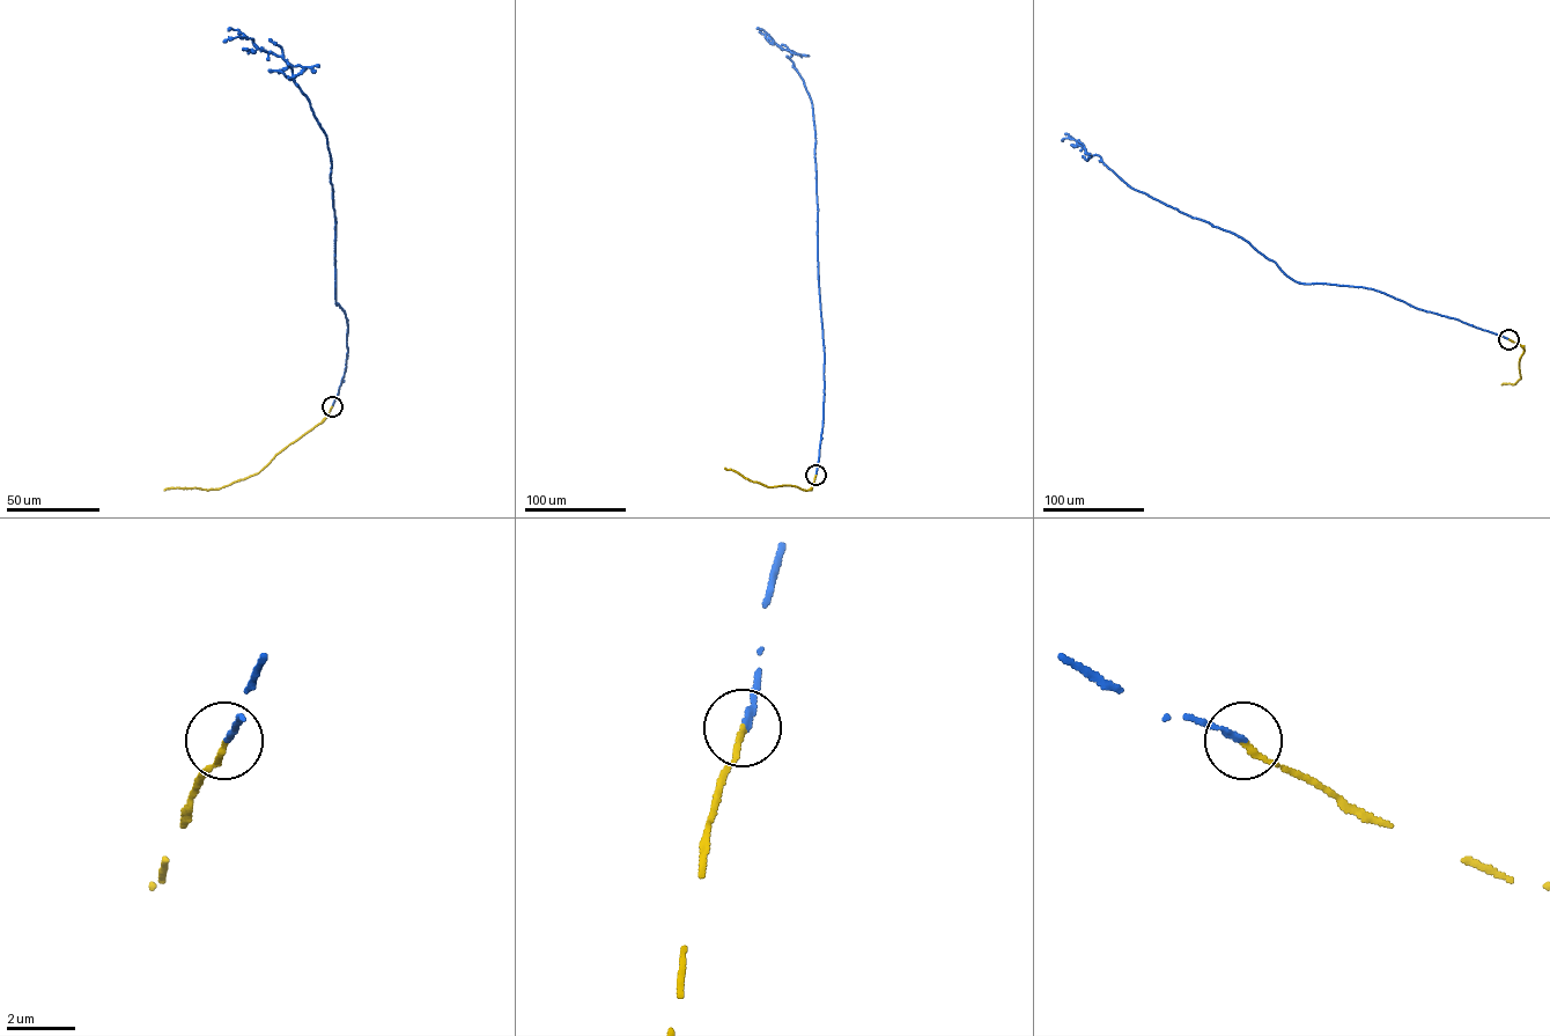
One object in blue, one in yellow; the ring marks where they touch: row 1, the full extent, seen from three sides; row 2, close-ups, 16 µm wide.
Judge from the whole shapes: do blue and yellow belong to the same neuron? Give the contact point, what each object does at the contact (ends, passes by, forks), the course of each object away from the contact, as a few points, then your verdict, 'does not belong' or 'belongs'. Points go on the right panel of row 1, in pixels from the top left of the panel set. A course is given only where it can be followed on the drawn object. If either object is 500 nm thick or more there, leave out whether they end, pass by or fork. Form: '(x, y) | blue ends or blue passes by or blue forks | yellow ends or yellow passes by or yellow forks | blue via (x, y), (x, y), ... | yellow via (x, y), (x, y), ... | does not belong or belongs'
(1508, 339) | blue ends | yellow ends | blue via (1508, 339), (1372, 289), (1298, 283), (1241, 237), (1134, 189), (1099, 156), (1091, 156), (1074, 139), (1062, 141) | yellow via (1508, 339), (1523, 350), (1519, 362), (1521, 377), (1515, 384), (1501, 384) | belongs

